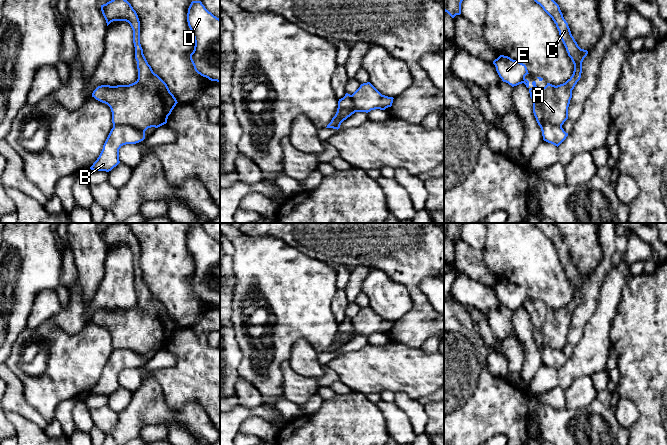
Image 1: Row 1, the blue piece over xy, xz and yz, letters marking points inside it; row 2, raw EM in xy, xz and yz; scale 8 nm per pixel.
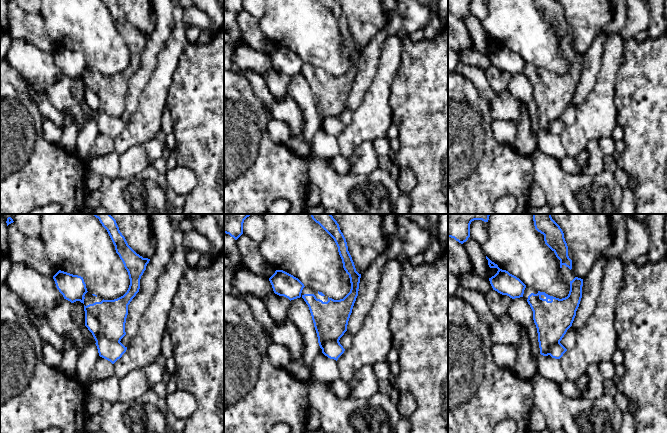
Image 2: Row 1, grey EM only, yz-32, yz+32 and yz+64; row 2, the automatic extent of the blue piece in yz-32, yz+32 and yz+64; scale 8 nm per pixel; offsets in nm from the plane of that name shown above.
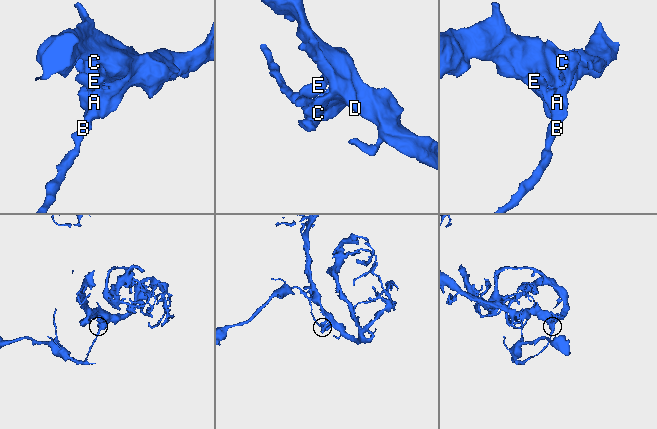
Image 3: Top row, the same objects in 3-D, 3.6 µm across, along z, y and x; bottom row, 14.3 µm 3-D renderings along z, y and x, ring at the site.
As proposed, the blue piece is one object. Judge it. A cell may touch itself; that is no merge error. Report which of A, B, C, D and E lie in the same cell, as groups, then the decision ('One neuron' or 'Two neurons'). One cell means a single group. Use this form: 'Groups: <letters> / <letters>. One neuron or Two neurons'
Groups: A C D / B E. Two neurons

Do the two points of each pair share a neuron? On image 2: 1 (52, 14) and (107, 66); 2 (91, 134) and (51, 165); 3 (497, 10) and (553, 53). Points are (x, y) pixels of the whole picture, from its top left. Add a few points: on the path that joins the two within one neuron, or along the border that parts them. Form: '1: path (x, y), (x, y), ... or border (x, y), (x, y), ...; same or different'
1: path (66, 24), (94, 52); same
2: border (74, 154), (85, 164); different
3: path (511, 17), (539, 44); same

